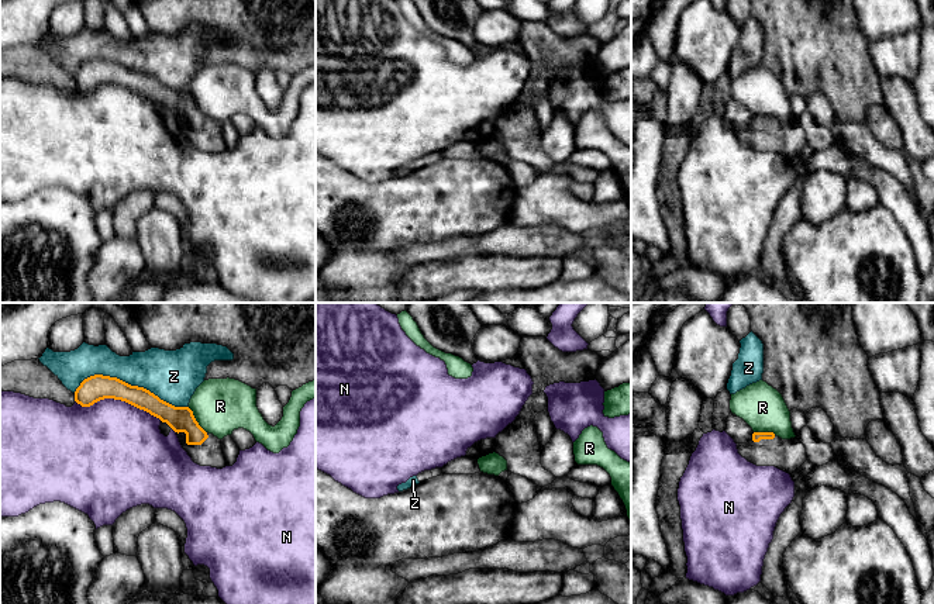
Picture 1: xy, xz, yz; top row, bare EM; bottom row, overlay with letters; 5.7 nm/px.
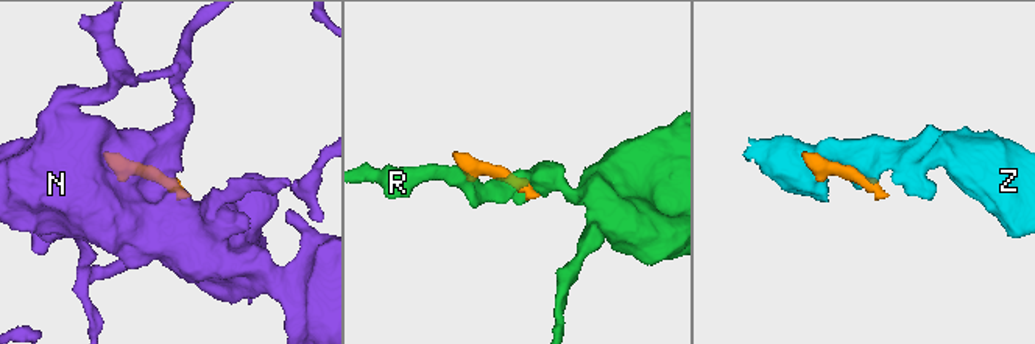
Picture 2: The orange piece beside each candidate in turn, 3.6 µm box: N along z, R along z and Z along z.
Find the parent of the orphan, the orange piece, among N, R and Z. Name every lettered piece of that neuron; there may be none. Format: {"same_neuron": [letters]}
{"same_neuron": []}

